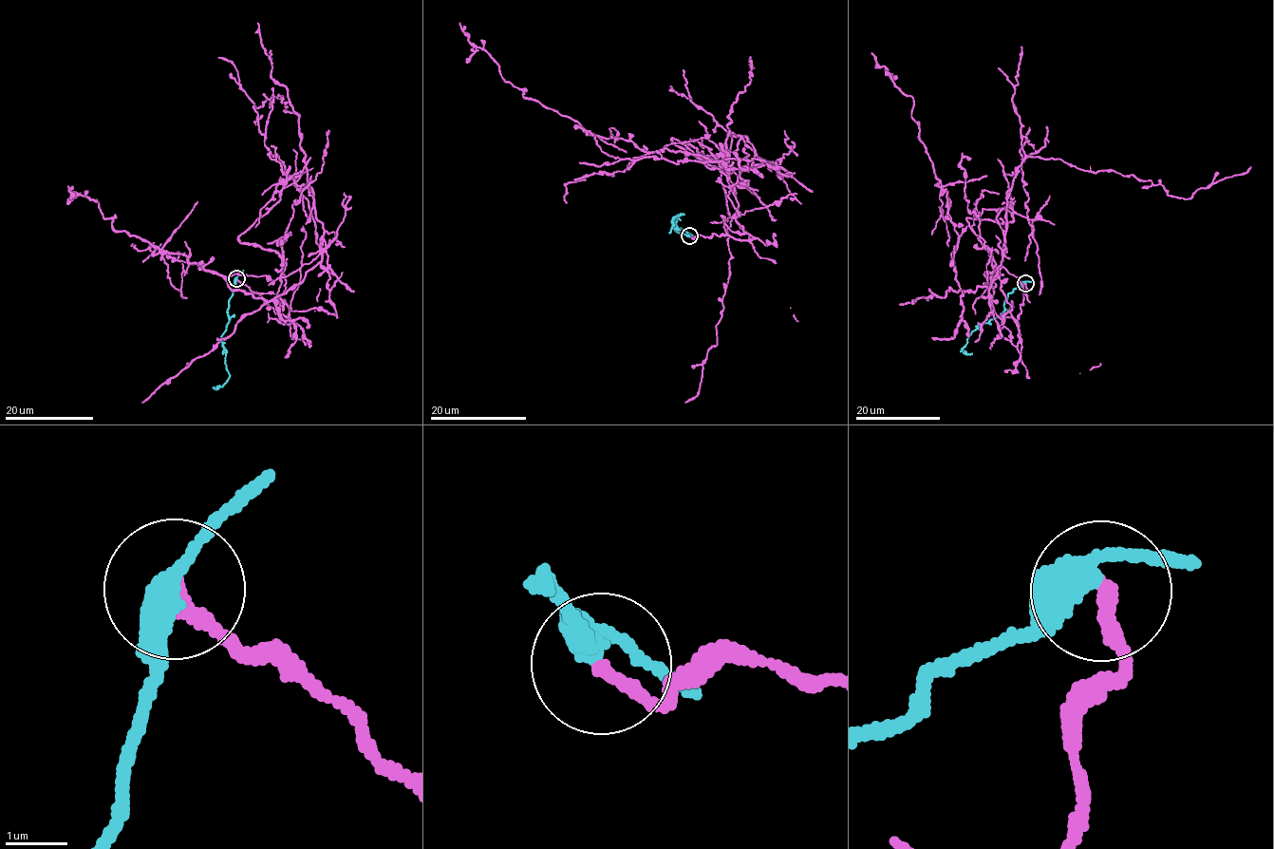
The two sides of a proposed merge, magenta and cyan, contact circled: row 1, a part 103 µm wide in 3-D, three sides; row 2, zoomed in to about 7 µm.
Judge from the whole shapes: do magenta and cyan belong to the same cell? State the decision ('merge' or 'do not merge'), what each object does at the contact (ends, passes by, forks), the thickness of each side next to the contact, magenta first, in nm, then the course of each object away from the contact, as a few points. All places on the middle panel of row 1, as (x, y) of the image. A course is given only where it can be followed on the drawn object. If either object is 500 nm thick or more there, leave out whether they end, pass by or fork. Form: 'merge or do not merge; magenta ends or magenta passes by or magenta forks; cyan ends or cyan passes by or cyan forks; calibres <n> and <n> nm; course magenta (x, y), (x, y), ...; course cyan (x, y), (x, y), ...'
do not merge; magenta ends; cyan passes by; calibres 240 and 380 nm; course magenta (688, 235), (748, 240), (728, 195), (770, 163), (741, 135), (721, 177), (731, 252), (716, 345), (684, 402); course cyan (688, 235), (685, 230), (680, 229), (682, 234), (674, 229), (676, 219), (683, 214), (676, 216), (669, 234)

